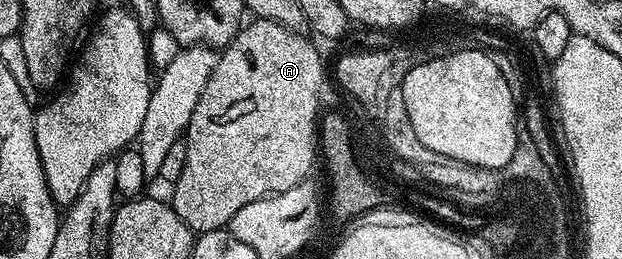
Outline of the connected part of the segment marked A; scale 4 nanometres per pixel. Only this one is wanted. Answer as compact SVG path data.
M253 18L252 23L245 22L236 36L226 44L219 52L216 67L212 70L210 81L198 101L194 105L194 117L190 117L190 125L186 132L186 146L184 149L184 168L180 178L175 180L176 192L170 196L172 207L186 221L186 225L194 233L205 231L219 231L231 224L234 213L242 209L242 205L250 205L250 201L267 199L269 195L277 195L279 191L290 189L294 185L305 182L312 171L312 166L318 163L318 114L316 110L320 107L320 86L324 83L324 63L316 52L316 47L311 43L313 40L307 34L299 31L290 31L281 23L274 20Z

